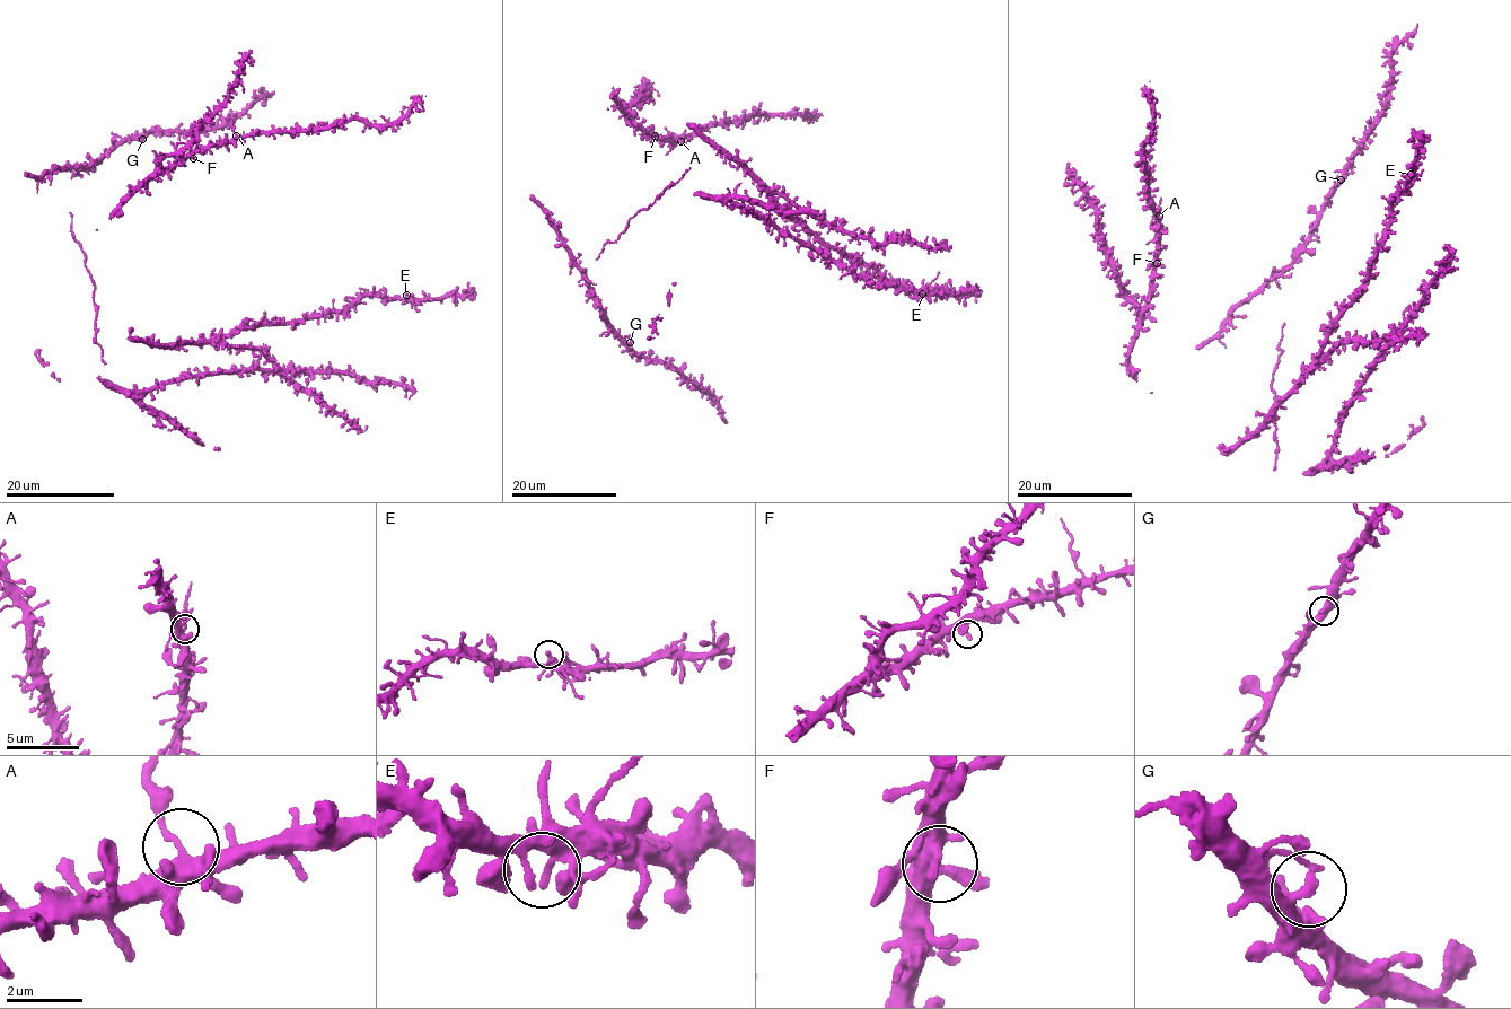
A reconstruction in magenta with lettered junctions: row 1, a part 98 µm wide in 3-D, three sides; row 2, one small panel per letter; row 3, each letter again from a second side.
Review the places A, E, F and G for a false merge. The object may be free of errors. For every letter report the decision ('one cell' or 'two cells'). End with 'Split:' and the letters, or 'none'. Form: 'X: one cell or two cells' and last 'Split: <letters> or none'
A: two cells
E: one cell
F: one cell
G: one cell
Split: A

